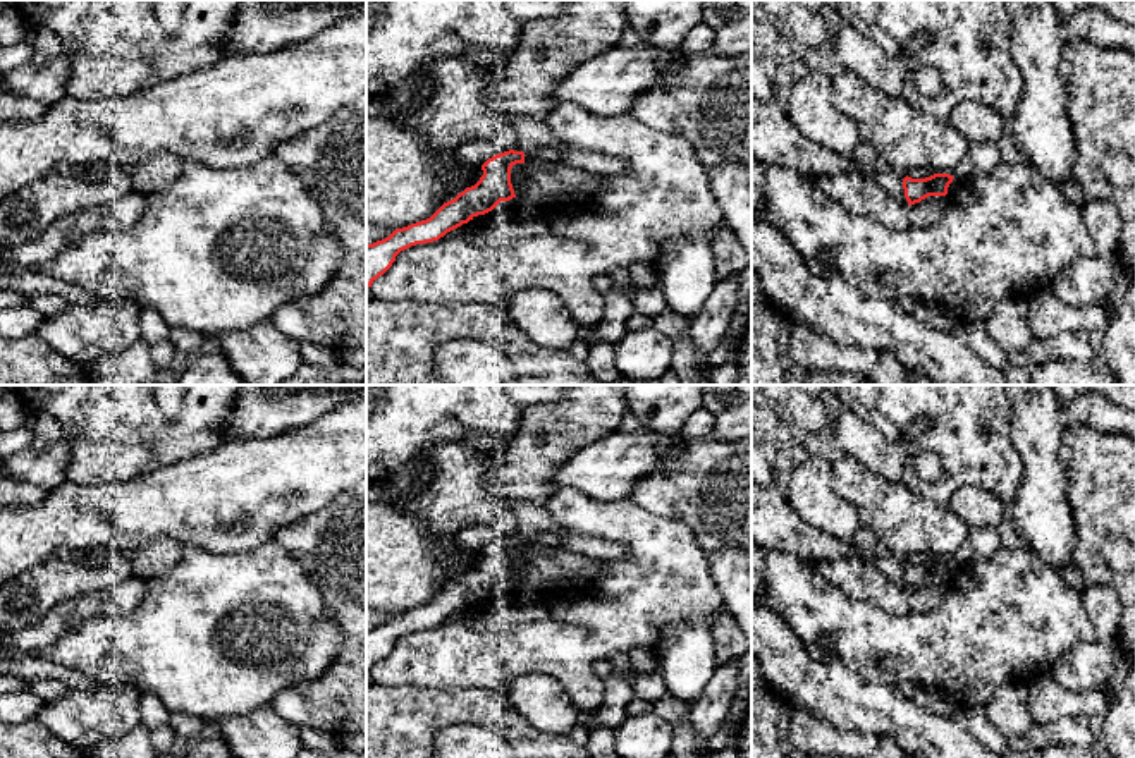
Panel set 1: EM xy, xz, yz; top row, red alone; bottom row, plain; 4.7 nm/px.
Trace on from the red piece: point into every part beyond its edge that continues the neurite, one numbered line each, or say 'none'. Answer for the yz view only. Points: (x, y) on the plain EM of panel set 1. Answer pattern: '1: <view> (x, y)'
none

